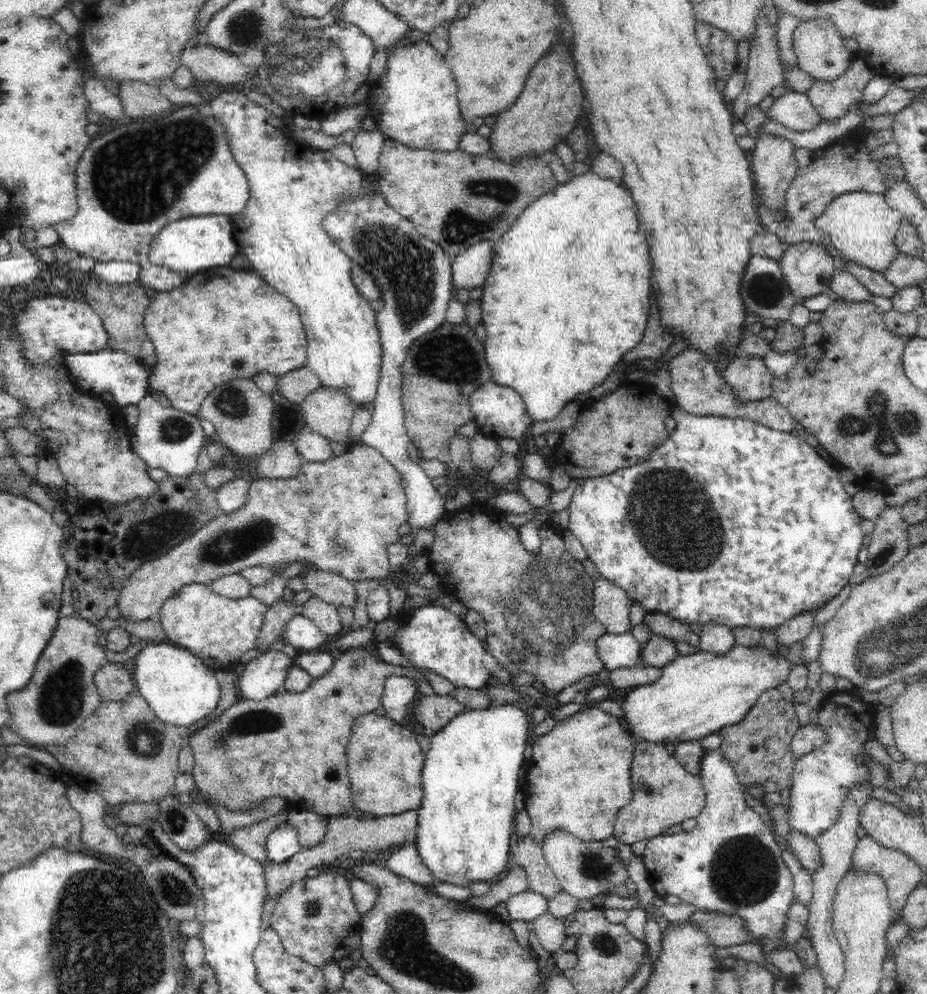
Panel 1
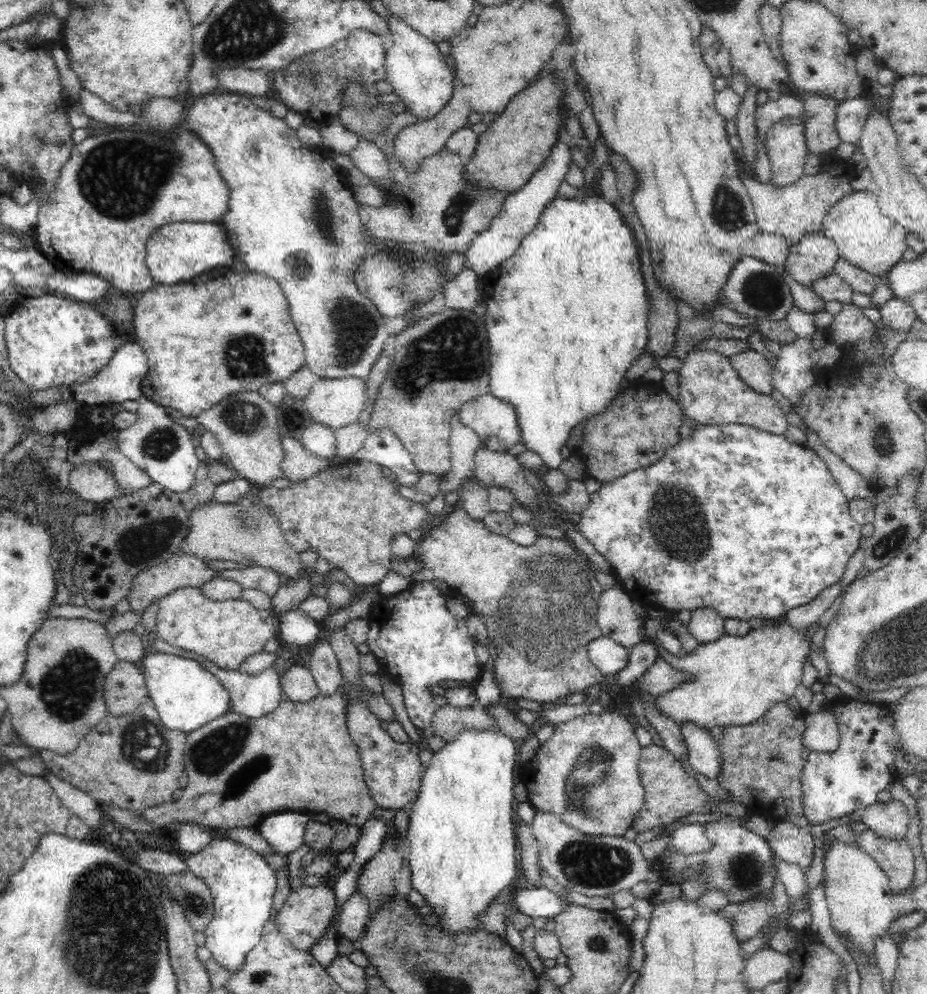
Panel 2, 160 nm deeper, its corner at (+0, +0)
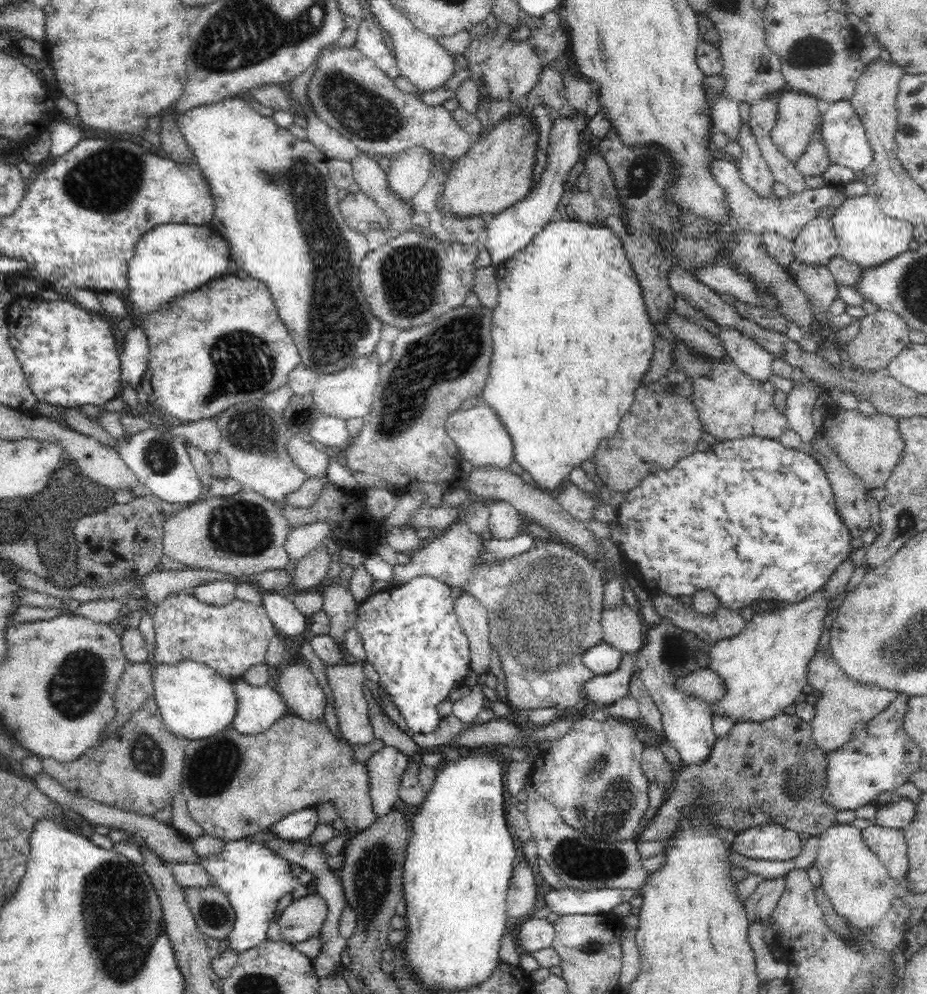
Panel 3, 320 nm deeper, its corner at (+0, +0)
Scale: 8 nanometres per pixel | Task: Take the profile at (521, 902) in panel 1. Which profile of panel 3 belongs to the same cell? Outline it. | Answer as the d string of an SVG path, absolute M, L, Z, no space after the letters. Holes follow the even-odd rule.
M559 886L556 891L546 894L546 904L552 912L562 916L572 914L610 915L618 903L628 903L638 895L630 888L596 888L592 890L568 889Z

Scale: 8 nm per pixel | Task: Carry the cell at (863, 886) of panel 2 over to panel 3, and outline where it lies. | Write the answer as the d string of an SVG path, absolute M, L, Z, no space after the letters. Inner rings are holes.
M834 824L818 835L815 866L821 874L821 887L828 895L832 908L852 926L862 930L874 926L890 908L896 881L879 861L878 855L864 842L862 830L850 824Z

